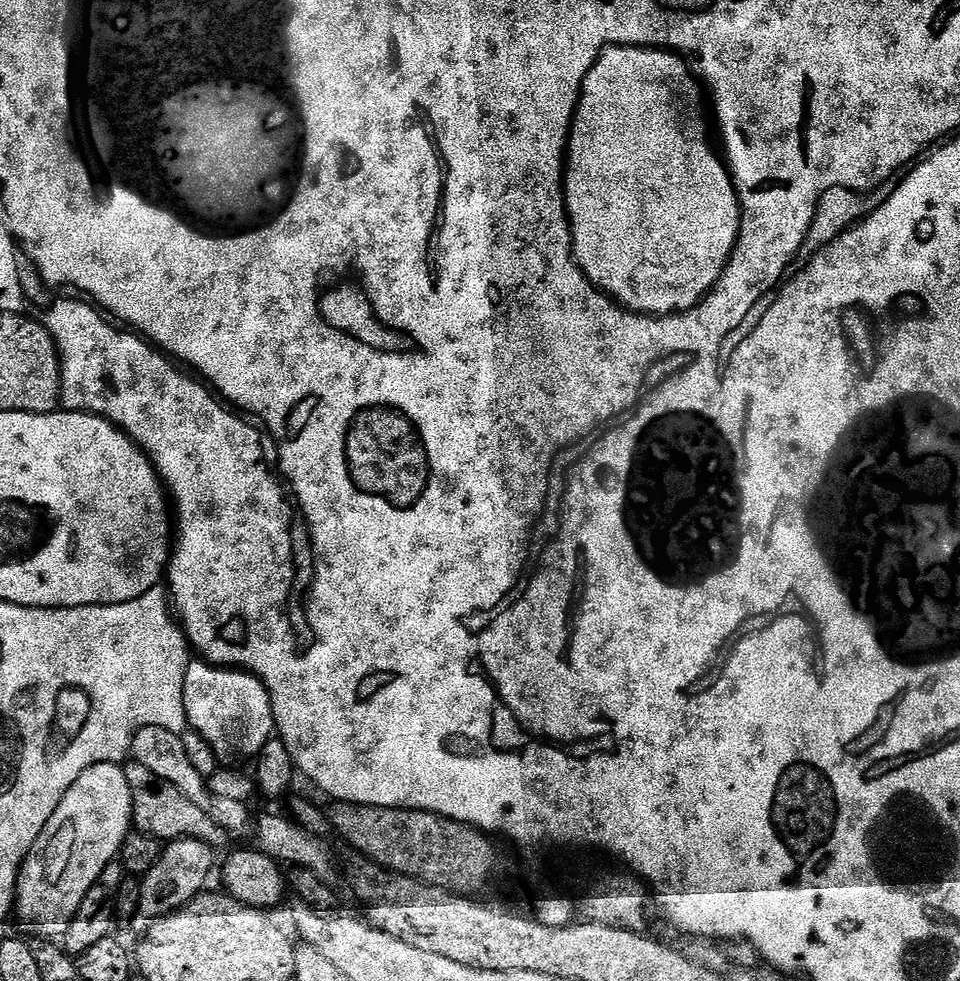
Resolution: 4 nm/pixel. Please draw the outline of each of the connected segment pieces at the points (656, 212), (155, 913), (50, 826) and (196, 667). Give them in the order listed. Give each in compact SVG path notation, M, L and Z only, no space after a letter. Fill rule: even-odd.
M607 48L584 79L568 135L564 165L564 204L568 207L568 221L572 227L572 252L584 271L584 277L630 312L642 312L646 316L670 316L695 308L719 282L724 267L736 249L736 239L740 236L740 195L736 192L736 184L727 163L708 141L704 100L706 104L701 81L694 75L689 61L662 48Z
M195 838L165 843L158 862L142 878L139 915L148 916L147 918L166 916L189 904L195 896L201 895L206 888L204 883L212 872L212 852L213 845Z
M95 764L87 768L66 789L58 810L54 810L50 822L46 822L42 834L34 842L20 868L14 905L18 916L20 912L22 919L33 920L36 924L48 924L51 920L71 920L78 906L82 906L86 890L98 882L98 874L102 874L102 870L106 870L106 866L119 857L120 848L132 827L132 795L124 768L120 764Z
M196 658L189 663L184 679L184 705L188 727L192 728L214 750L217 761L251 761L274 738L276 719L268 687L251 672L231 666L217 666Z

